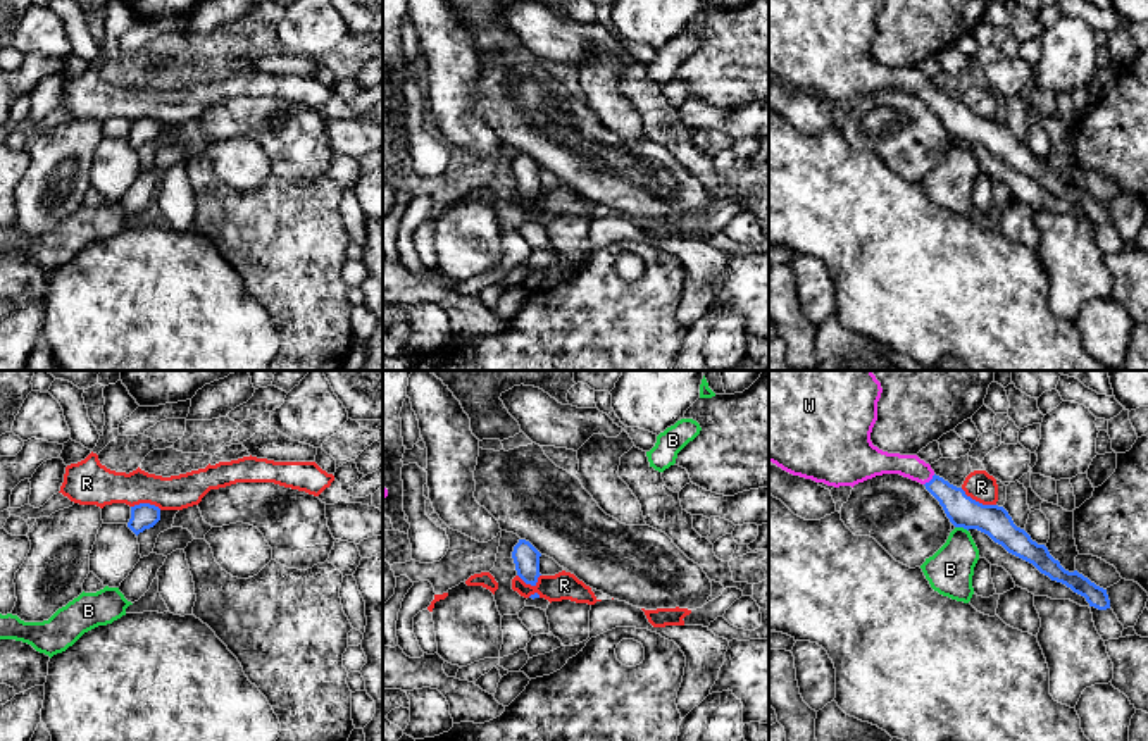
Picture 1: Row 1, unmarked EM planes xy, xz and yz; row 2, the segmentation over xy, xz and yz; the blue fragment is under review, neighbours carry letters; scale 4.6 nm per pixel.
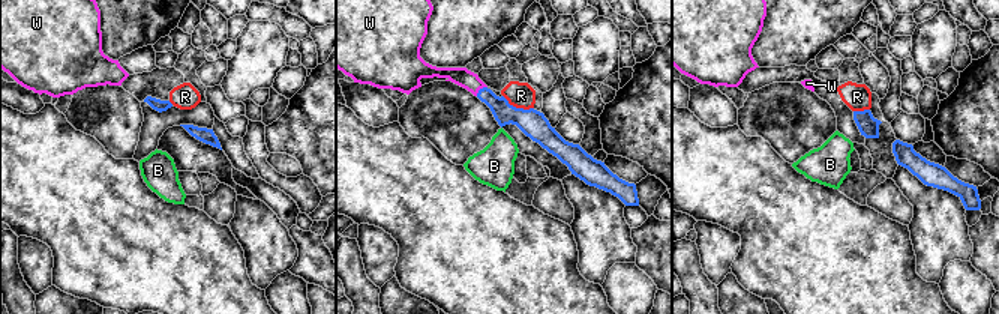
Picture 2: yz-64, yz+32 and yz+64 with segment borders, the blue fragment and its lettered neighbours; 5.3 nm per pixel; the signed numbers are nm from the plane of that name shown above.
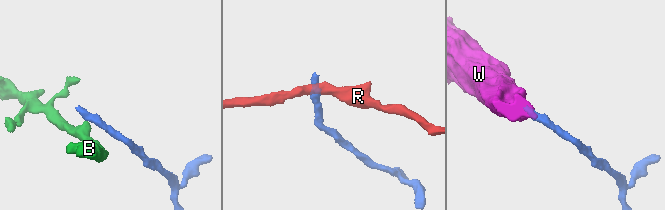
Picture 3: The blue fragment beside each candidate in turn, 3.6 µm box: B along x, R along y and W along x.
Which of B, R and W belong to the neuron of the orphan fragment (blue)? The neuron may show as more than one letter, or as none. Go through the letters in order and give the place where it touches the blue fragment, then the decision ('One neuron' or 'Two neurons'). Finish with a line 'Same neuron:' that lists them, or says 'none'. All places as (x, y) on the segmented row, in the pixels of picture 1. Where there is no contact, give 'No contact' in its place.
B: Touches blue at yz (962, 526). Two neurons
R: Touches blue at yz (978, 502). Two neurons
W: Touches blue at yz (931, 479). One neuron
Same neuron: W

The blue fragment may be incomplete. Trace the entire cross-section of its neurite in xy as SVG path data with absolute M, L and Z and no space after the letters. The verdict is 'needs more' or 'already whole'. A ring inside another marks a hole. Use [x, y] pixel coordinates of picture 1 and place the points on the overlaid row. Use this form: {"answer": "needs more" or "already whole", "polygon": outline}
{"answer": "already whole", "polygon": "M150 503L131 507L128 527L138 536L145 529L153 527L160 520L160 508Z"}

